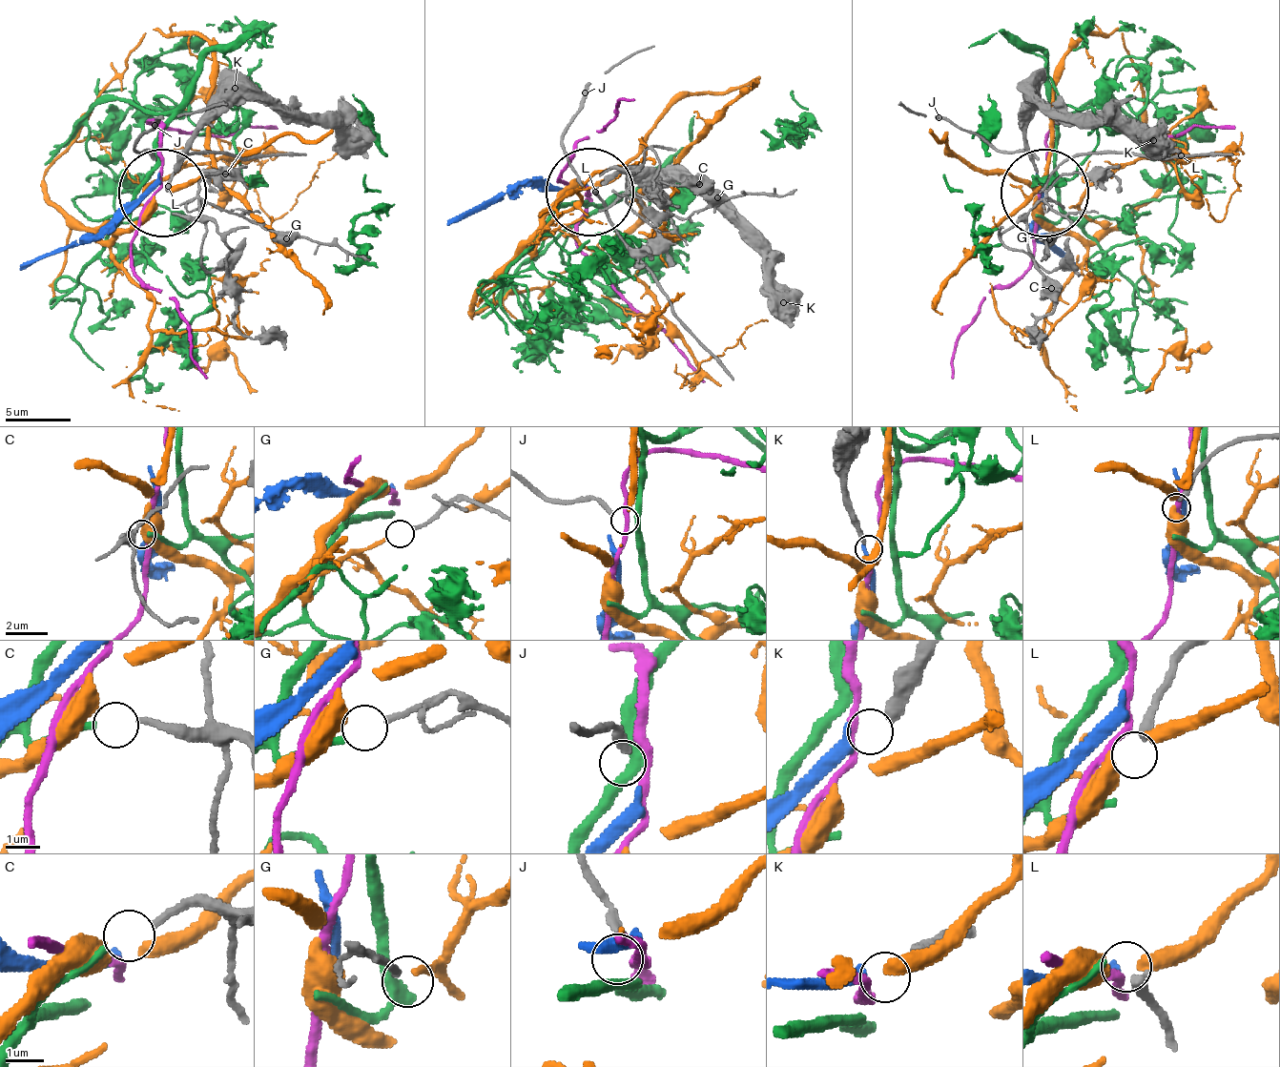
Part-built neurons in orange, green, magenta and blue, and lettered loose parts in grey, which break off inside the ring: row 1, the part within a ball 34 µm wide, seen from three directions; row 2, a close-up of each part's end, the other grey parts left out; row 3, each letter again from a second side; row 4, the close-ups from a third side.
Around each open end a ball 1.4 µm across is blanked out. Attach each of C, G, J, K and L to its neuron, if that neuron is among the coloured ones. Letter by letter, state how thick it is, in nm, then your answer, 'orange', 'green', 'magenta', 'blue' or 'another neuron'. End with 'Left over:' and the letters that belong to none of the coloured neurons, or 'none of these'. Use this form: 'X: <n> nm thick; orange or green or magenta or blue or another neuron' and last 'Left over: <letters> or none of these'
C: 170 nm thick; green
G: 160 nm thick; orange
J: 220 nm thick; another neuron
K: 280 nm thick; blue
L: 280 nm thick; another neuron
Left over: J, L

